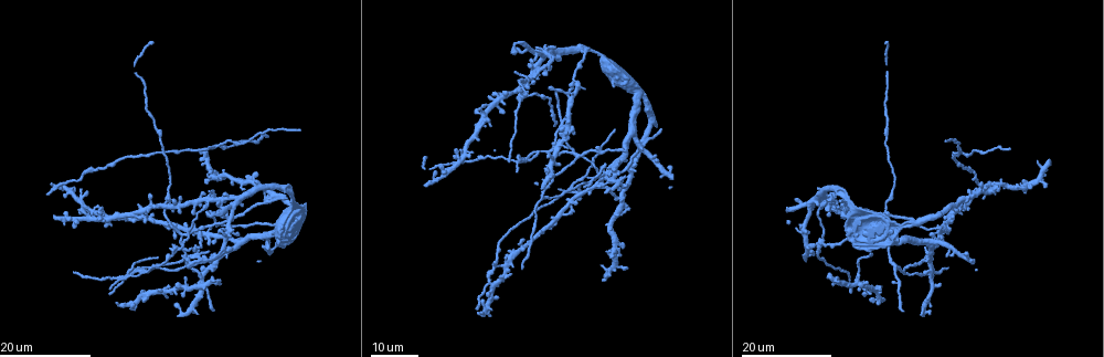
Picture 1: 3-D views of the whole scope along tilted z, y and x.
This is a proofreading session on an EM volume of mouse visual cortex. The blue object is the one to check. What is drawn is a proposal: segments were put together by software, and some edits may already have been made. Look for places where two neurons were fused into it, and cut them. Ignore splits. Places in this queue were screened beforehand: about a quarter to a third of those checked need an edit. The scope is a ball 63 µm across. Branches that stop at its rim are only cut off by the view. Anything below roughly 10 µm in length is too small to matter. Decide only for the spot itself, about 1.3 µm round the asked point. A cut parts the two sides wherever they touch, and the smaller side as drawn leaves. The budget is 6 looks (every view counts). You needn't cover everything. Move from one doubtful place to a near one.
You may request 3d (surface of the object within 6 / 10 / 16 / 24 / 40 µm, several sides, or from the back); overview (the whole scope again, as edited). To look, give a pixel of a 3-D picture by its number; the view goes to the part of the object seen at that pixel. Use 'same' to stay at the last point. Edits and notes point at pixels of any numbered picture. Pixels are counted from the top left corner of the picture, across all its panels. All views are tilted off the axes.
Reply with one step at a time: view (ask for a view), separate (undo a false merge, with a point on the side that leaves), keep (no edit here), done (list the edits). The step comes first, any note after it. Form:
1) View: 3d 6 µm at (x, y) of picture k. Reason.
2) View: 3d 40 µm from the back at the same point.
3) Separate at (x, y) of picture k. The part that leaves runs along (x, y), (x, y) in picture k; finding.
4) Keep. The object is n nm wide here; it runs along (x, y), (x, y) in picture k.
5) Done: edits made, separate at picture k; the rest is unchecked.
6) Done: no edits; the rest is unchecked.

View: 3d 24 µm at (207, 201) of picture 1.

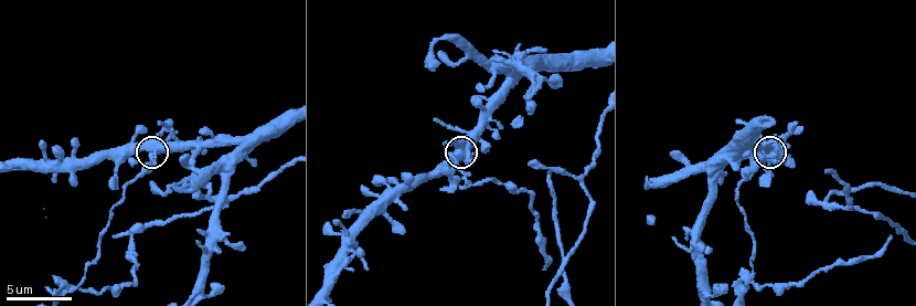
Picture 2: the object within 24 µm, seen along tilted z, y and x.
View: 3d 6 µm at (461, 149) of picture 2. Zoom in.

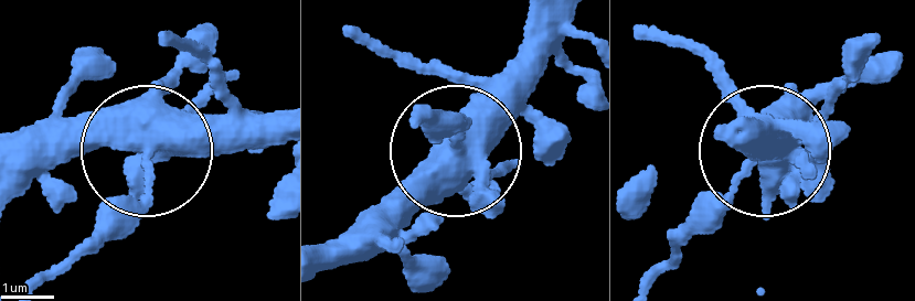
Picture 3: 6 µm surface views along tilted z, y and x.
Separate at (137, 204) of picture 3. The side arm is 38 µm long; the part that leaves runs along (149, 149), (138, 195), (104, 206), (44, 283) in picture 3; two neurons meet here.

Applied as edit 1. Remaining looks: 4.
View: overview.

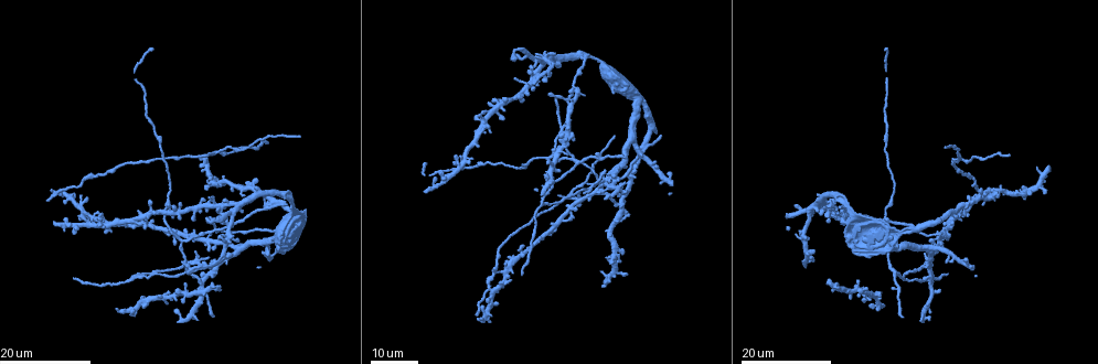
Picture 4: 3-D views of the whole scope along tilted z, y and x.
View: 3d 24 µm at (179, 242) of picture 4. A fork.

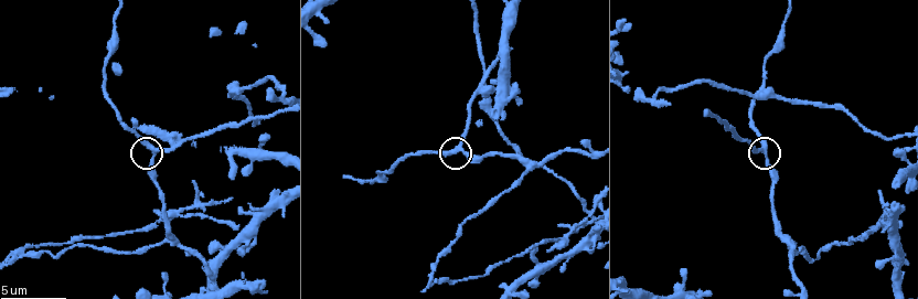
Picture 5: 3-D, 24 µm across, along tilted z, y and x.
View: 3d 10 µm at (461, 147) of picture 5.

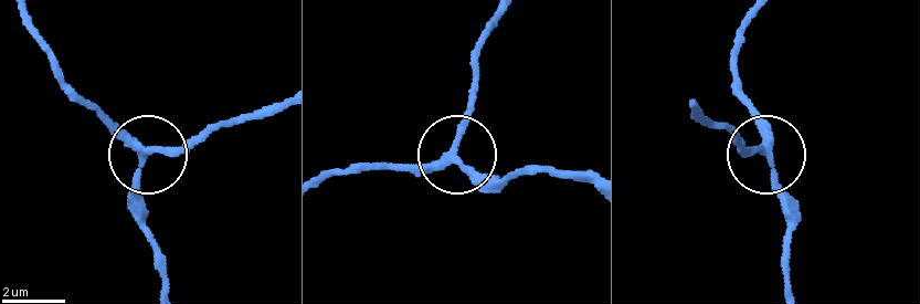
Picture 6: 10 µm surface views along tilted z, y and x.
View: 3d 10 µm from the back at (768, 153) of picture 6.

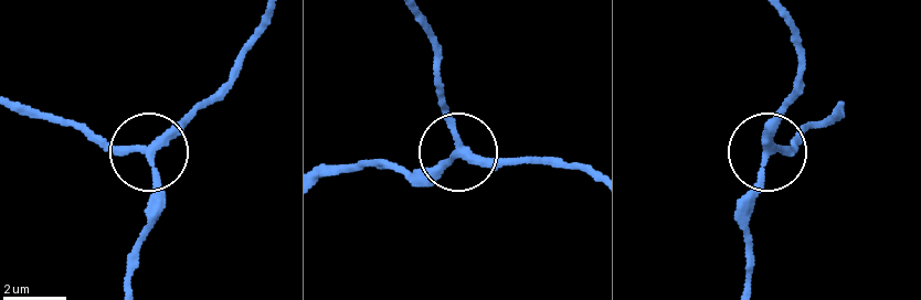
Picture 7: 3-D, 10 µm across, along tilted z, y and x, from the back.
Keep. The side arm is 49 µm long; it runs along (18, 103), (110, 141), (143, 146), (156, 182), (152, 226) in picture 7; continuous, no second neuron.

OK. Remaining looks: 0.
Done: edits made, separate at picture 3; the rest is unchecked.

